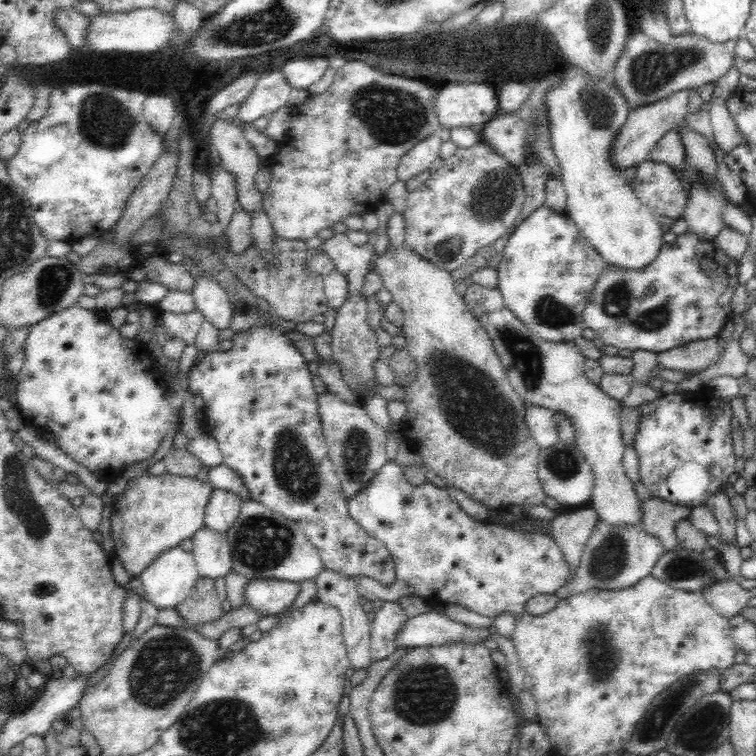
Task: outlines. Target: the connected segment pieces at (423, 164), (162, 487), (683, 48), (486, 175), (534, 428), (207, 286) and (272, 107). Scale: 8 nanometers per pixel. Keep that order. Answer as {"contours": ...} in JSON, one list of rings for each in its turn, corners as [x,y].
{"contours":[[[[439,132],[431,134],[415,144],[397,165],[398,179],[408,181],[416,178],[423,170],[429,169],[440,154],[442,144]]],[[[146,471],[128,481],[126,489],[114,496],[110,527],[113,554],[120,557],[131,578],[138,578],[161,552],[178,546],[204,526],[206,504],[214,490],[210,482],[166,472],[156,476]]],[[[641,30],[632,32],[628,42],[612,68],[613,81],[627,100],[630,109],[650,104],[679,90],[709,88],[711,82],[722,78],[734,67],[735,39],[715,43],[704,35],[687,32],[673,36],[671,41],[660,44]]],[[[482,140],[471,147],[460,147],[441,166],[431,170],[430,178],[408,193],[403,216],[406,224],[403,246],[450,272],[461,268],[478,250],[494,244],[512,228],[524,206],[521,176],[503,156]]],[[[526,404],[525,423],[530,434],[541,448],[550,448],[559,441],[557,426],[554,420],[555,411],[535,405]]],[[[196,276],[190,291],[195,309],[202,313],[204,320],[218,330],[229,328],[233,308],[226,291],[212,276]]],[[[271,68],[256,81],[256,84],[252,87],[249,97],[245,101],[239,104],[239,112],[234,118],[228,119],[224,116],[224,120],[228,120],[234,126],[244,126],[244,124],[252,124],[254,120],[258,120],[260,116],[269,117],[273,112],[276,112],[278,108],[286,106],[290,96],[291,86],[286,82],[281,70],[274,70]]]]}

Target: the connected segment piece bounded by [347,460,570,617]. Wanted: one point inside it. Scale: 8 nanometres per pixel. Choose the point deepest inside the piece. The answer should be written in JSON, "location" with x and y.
{"location":[442,554]}

